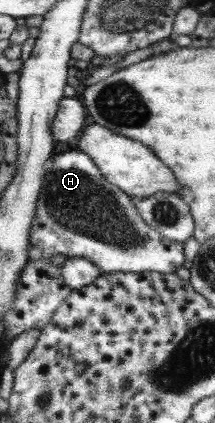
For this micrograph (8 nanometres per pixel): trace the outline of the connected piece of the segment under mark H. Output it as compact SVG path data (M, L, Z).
M78 149L58 154L46 173L30 228L30 262L63 255L88 259L104 274L176 273L186 261L184 243L166 239L150 227L135 203L104 177L88 154Z

